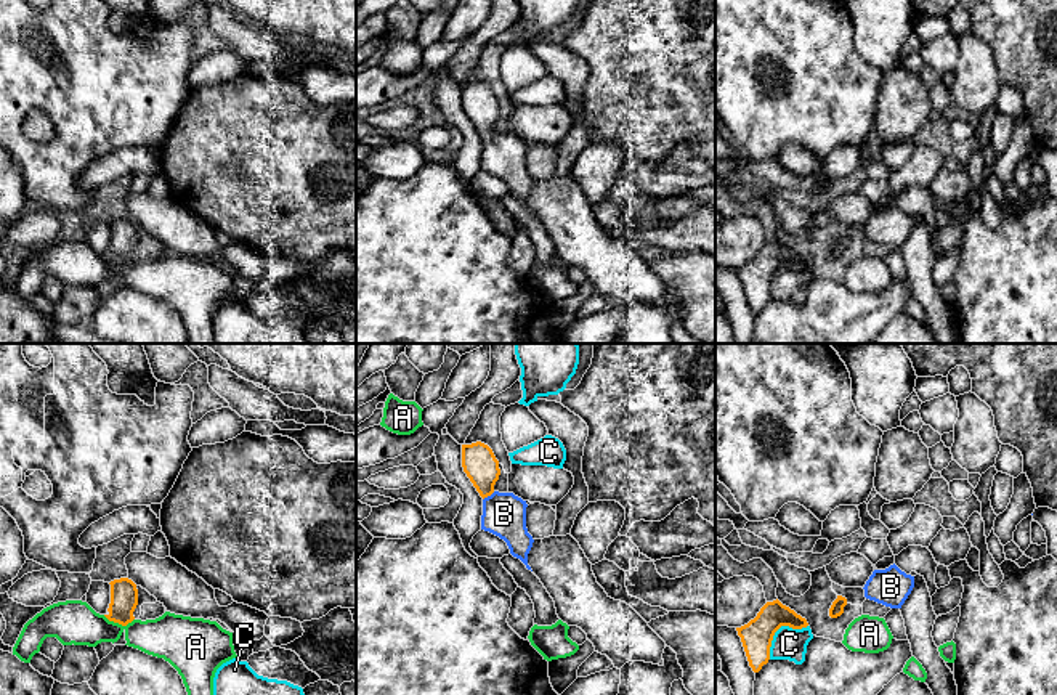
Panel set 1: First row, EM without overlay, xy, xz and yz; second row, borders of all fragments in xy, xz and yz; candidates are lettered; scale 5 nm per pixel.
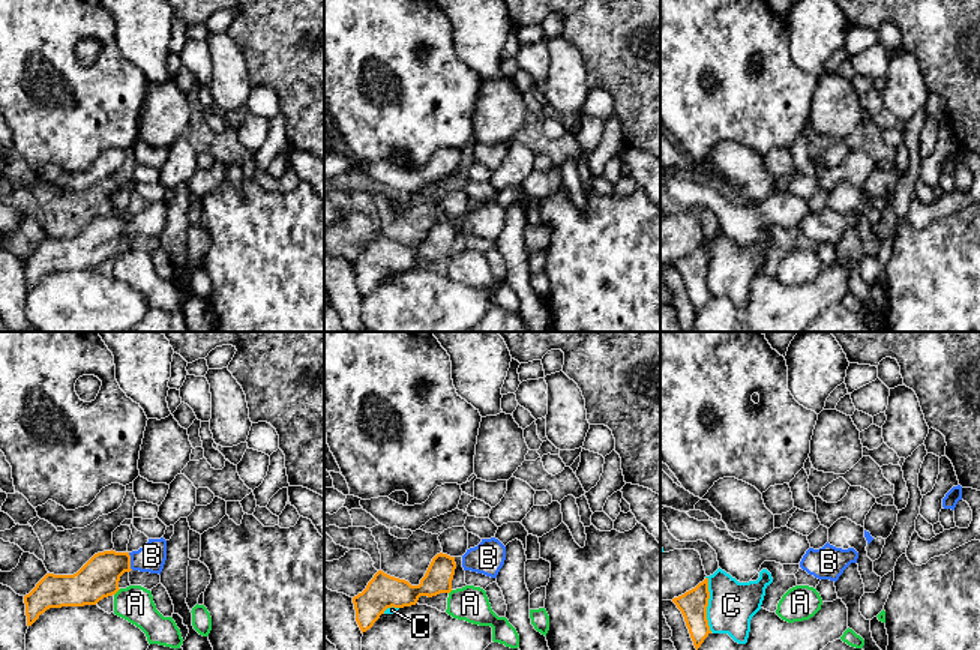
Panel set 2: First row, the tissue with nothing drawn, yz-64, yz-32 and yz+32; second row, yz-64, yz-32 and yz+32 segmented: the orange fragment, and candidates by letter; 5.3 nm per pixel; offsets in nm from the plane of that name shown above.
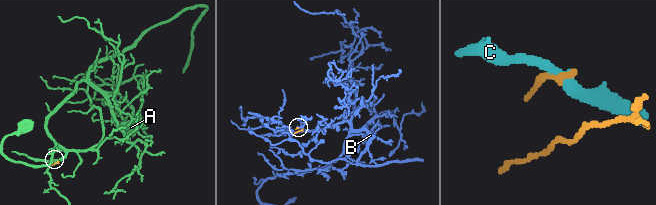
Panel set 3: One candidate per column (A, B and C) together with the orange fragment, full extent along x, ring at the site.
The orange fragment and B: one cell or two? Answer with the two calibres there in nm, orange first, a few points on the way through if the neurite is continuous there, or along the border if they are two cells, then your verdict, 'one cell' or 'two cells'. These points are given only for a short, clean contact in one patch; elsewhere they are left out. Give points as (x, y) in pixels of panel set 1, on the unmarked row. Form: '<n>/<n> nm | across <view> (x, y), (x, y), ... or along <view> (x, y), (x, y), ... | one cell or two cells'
170/220 nm | across xz (478, 101), (488, 135), (504, 154) | one cell

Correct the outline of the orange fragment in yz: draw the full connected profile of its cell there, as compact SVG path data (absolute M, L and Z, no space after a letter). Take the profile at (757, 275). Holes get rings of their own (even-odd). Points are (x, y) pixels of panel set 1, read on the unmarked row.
M776 239L773 242L767 242L757 257L747 265L736 268L749 307L754 313L759 313L762 307L768 303L773 276L781 266L802 270L807 268L808 263Z

